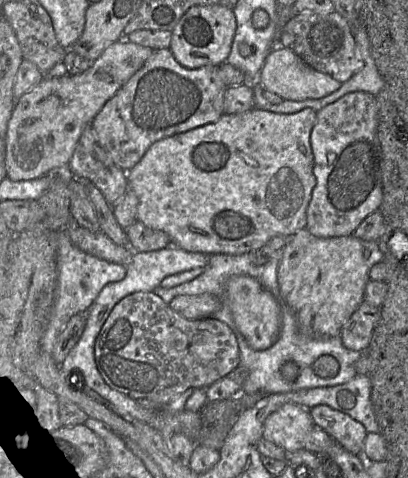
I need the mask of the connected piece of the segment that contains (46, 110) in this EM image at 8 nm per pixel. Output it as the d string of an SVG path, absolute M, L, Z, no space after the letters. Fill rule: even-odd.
M118 41L107 47L91 67L82 74L44 77L37 86L22 95L15 102L7 126L5 138L6 178L12 181L34 180L66 169L84 129L91 126L93 119L106 102L144 65L152 52L153 49L149 47Z

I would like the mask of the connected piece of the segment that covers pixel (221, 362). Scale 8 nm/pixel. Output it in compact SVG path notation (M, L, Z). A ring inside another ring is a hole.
M153 292L132 293L124 297L114 306L96 338L94 346L94 356L98 371L100 372L105 383L111 389L120 392L121 394L126 395L127 397L134 400L148 399L154 402L160 408L164 408L166 405L168 405L189 388L198 389L209 387L213 383L226 377L232 371L234 371L238 367L240 362L236 337L225 323L215 319L214 317L198 320L188 320L173 311L165 301L163 301L158 295Z

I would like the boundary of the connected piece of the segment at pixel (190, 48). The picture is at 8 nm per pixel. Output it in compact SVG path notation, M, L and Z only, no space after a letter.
M197 5L186 11L172 30L170 51L176 61L188 69L207 65L220 66L230 54L236 31L233 10L220 5Z

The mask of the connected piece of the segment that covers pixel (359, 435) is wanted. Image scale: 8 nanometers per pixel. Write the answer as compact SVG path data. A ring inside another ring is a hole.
M326 405L312 408L310 415L315 426L325 431L347 451L362 455L368 432L360 422Z

